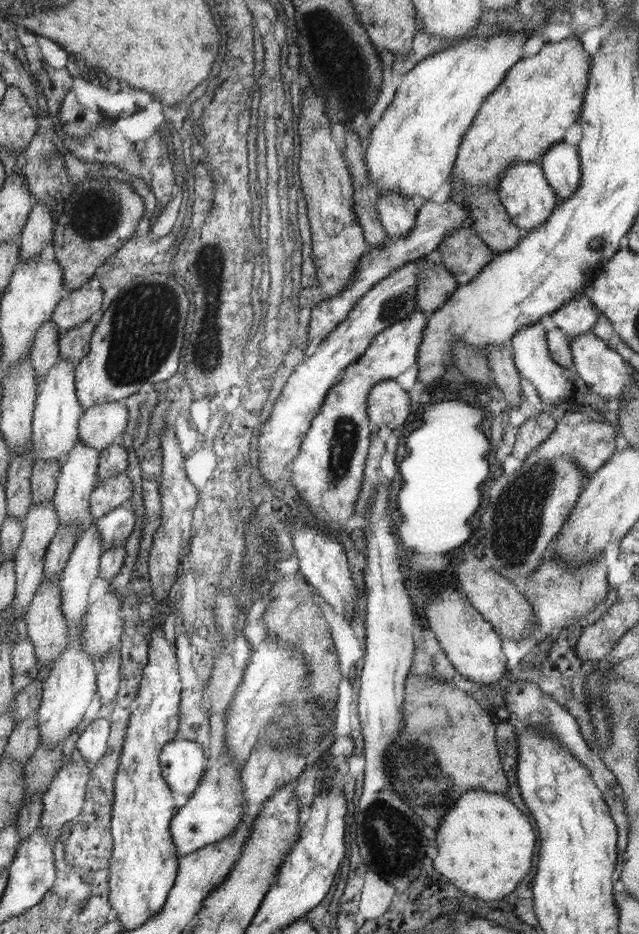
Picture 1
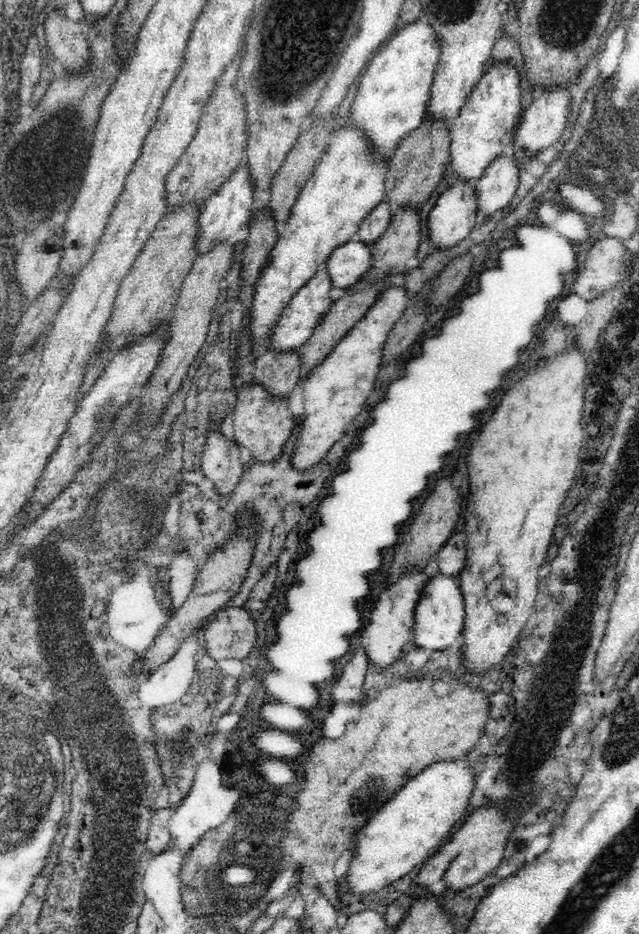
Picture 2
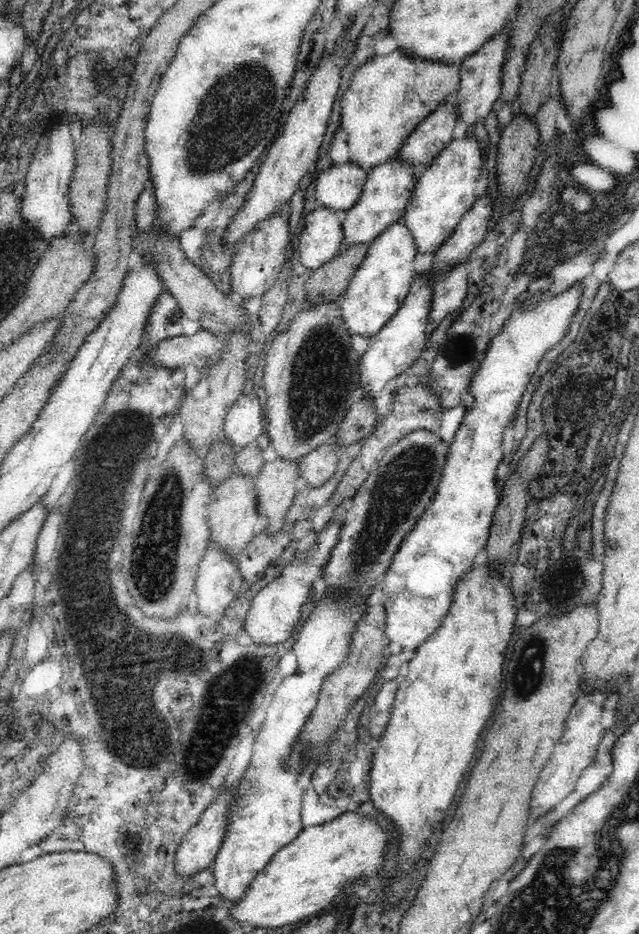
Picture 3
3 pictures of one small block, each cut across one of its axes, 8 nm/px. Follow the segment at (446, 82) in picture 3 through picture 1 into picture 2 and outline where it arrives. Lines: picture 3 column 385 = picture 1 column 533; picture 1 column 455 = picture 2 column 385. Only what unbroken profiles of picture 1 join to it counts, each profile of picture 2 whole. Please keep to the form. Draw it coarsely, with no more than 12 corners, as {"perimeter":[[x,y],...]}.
{"perimeter":[[338,130],[255,284],[254,358],[318,266],[386,200],[389,166]]}

